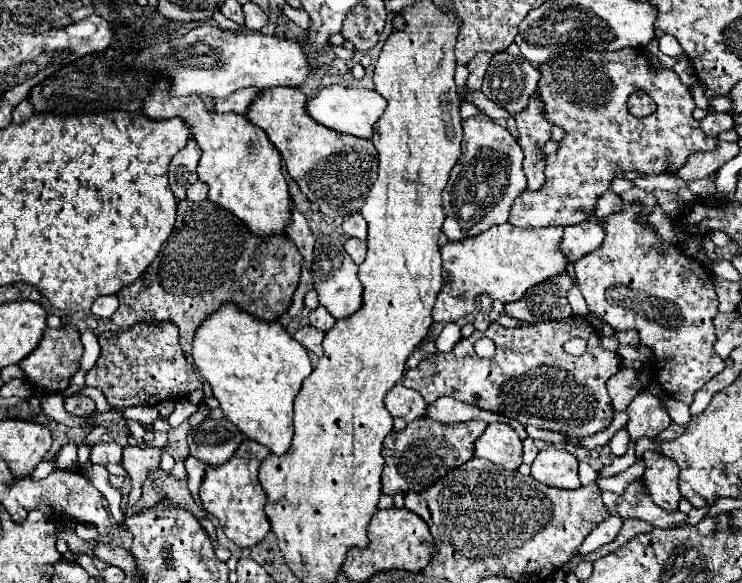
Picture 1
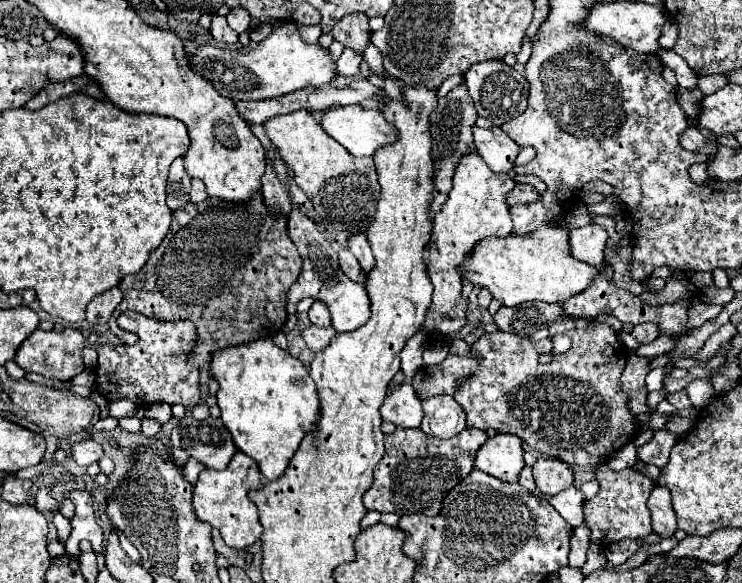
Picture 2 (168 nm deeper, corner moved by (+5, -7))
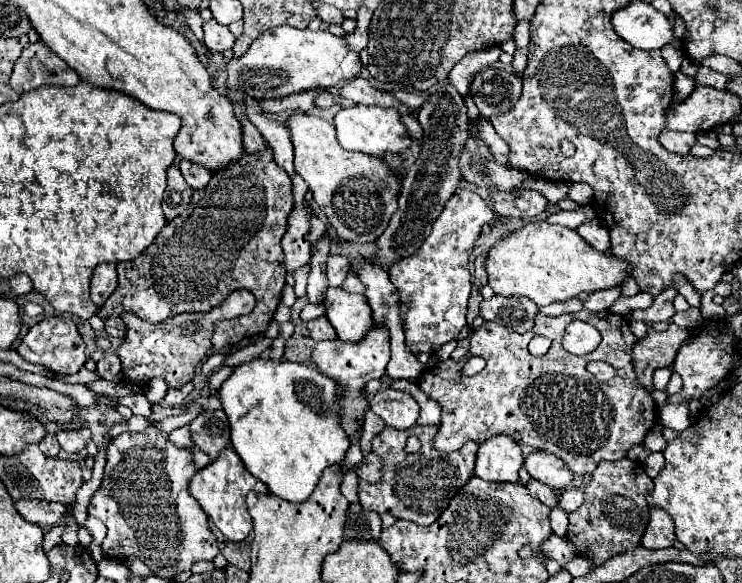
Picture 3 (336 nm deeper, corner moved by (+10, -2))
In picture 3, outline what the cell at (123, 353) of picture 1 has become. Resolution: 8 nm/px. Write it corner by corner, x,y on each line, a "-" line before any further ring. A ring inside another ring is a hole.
236,290
210,314
176,314
160,324
146,322
130,312
122,314
122,320
126,322
126,336
120,348
116,350
116,356
122,360
122,372
120,372
122,380
144,386
152,378
162,378
170,388
182,388
186,382
194,378
198,364
206,358
210,350
208,330
212,336
216,322
238,318
240,314
250,314
252,308
254,308
254,294
248,290

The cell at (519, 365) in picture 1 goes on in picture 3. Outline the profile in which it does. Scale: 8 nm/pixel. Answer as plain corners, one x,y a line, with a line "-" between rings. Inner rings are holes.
580,310
576,314
562,314
562,316
554,316
554,318
538,314
534,328
526,334
506,330
504,326
494,324
494,322
484,322
478,330
470,332
470,350
462,360
458,360
458,362
456,360
444,360
436,366
430,366
422,372
422,376
418,380
420,390
426,392
432,400
440,402
442,412
444,412
442,424
440,424
438,434
434,438
434,446
440,452
452,452
452,450
458,450
468,440
484,442
490,436
506,434
512,440
516,440
518,444
520,442
530,444
536,450
546,450
546,452
558,456
560,460
566,462
566,466
574,474
592,474
600,460
626,458
626,452
630,450
630,446
642,444
646,432
658,420
658,408
656,408
652,396
636,380
634,368
632,368
630,354
632,354
634,344
636,344
636,338
630,332
628,320
622,318
620,314
612,316
610,310
604,310
604,312
-
572,320
592,322
592,326
602,334
602,342
600,342
598,350
594,350
592,354
586,354
586,356
574,356
574,354
564,350
562,336
564,336
566,326
-
534,336
546,336
552,340
550,352
546,356
538,358
538,356
532,356
528,352
528,342
-
472,356
482,356
486,360
486,368
476,376
460,378
460,370
462,370
464,362
-
592,360
608,362
610,366
616,368
618,376
608,380
608,382
600,382
594,374
590,374
586,370
588,362
592,362

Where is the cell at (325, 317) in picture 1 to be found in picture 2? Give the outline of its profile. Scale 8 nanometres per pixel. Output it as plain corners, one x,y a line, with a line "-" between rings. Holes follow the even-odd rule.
315,301
309,309
309,319
313,325
319,325
319,327
329,327
331,325
331,313
327,309
327,305
323,301

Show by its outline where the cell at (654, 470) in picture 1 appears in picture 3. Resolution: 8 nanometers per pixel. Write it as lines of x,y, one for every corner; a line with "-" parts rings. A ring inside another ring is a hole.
650,508
650,522
646,526
646,532
644,532
644,538
642,538
642,546
658,550
658,548
674,546
674,540
676,540
676,536
674,536
672,518
664,510

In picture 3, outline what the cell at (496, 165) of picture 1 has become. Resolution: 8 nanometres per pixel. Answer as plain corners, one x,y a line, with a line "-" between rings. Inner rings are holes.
458,188
444,204
438,220
434,220
432,234
424,240
422,248
412,258
392,266
388,274
400,292
400,318
406,346
412,354
434,354
444,342
458,338
466,326
466,304
472,290
468,258
474,242
480,238
484,226
502,226
506,220
508,218
498,216
476,192

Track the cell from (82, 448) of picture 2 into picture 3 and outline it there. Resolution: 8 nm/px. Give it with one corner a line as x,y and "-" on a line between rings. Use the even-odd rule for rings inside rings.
80,428
80,430
60,430
60,432
56,432
56,438
58,438
60,446
68,454
76,454
78,450
86,448
86,444
92,440
92,434
90,434
88,428

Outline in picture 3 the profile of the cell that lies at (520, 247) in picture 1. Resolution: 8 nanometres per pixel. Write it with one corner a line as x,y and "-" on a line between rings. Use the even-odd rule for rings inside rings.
546,220
530,222
510,238
496,242
490,248
484,266
488,272
488,282
496,294
526,296
538,306
568,300
584,292
612,288
622,284
622,280
630,274
630,264
592,250
576,230
550,224

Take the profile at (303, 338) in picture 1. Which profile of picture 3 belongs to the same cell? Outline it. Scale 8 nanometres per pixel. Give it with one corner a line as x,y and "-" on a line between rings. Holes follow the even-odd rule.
320,316
320,318
310,320
306,326
308,326
310,338
312,338
314,342
322,342
322,340
334,340
334,338
336,338
334,328
332,328
332,326
330,326
330,322
326,320
326,316

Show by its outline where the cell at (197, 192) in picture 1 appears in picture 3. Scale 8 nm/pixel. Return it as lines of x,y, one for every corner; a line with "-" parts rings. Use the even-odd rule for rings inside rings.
184,160
180,162
180,172
182,172
184,180
192,186
192,190
206,188
206,184
212,178
212,172
208,172
206,168
202,168
198,164
192,164
192,162
184,162

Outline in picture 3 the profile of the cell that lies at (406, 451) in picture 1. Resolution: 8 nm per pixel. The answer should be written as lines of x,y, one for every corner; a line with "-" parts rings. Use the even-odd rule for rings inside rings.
386,426
372,440
372,452
382,460
382,478
376,484
358,482
358,496
364,510
374,510
378,514
392,514
394,518
404,518
418,522
420,526
430,526
446,510
452,496
466,484
474,474
474,460
478,452
476,442
466,442
462,450
450,454
438,454
434,450
434,426
414,426
412,430
396,430
-
416,434
422,442
422,448
416,454
404,452
406,438

